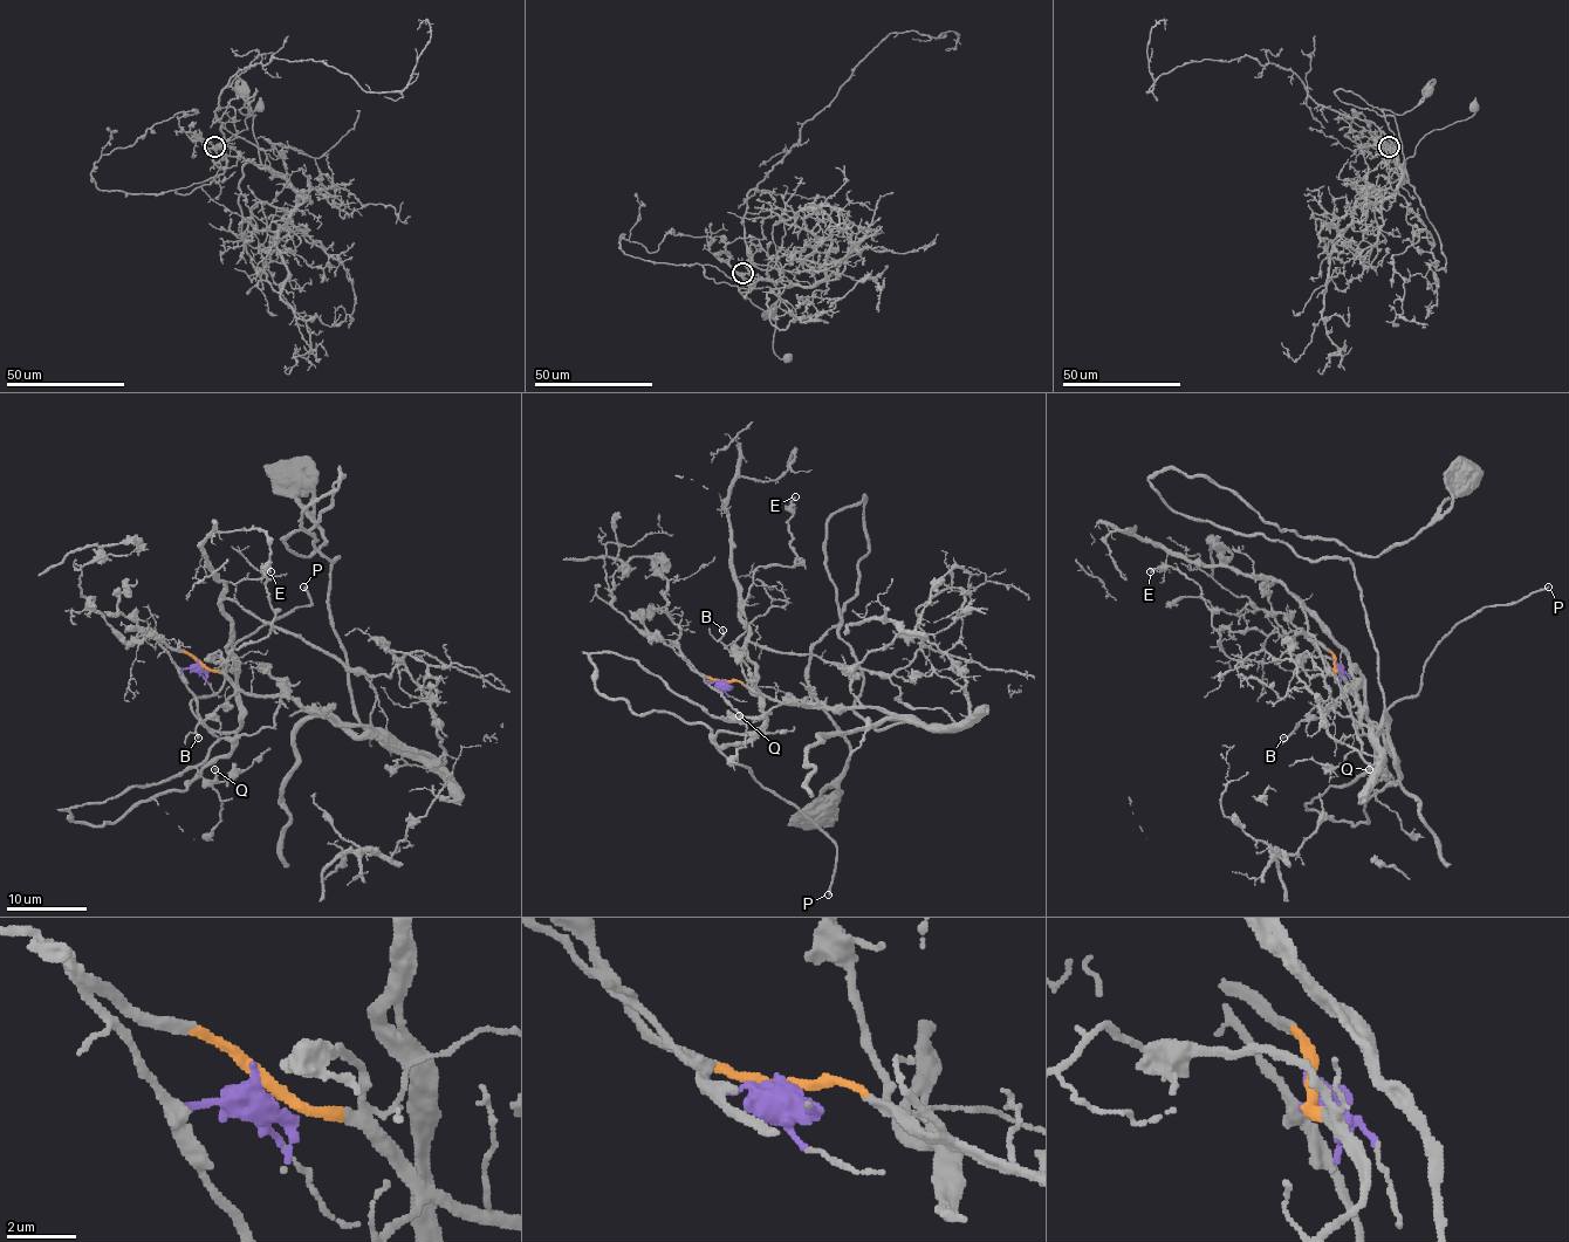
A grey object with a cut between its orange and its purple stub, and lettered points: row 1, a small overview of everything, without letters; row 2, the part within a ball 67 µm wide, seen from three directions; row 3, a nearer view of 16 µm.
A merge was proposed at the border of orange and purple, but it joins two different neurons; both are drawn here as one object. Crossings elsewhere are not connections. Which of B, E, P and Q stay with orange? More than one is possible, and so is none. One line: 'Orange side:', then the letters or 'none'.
Orange side: B, E

